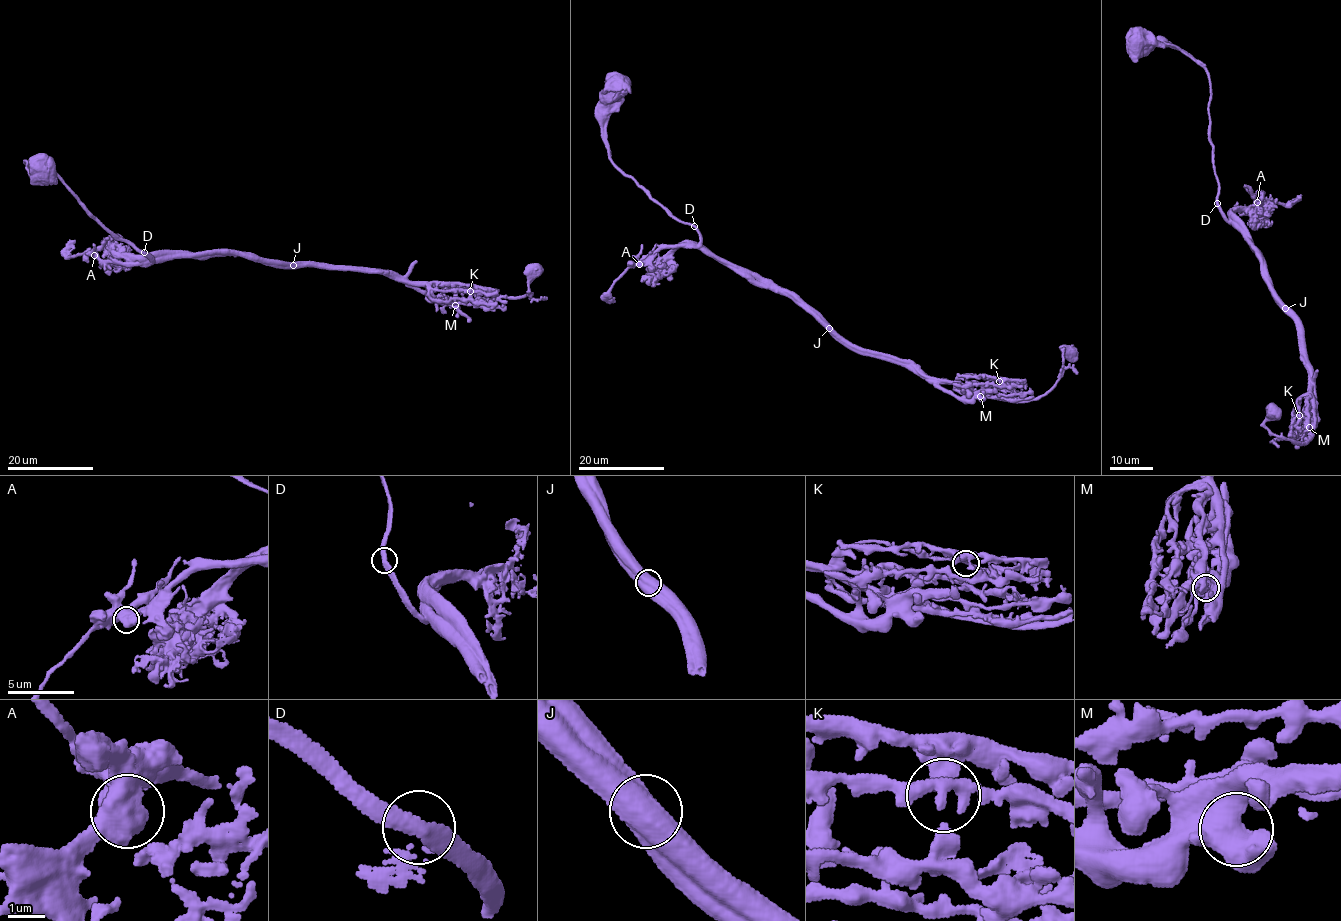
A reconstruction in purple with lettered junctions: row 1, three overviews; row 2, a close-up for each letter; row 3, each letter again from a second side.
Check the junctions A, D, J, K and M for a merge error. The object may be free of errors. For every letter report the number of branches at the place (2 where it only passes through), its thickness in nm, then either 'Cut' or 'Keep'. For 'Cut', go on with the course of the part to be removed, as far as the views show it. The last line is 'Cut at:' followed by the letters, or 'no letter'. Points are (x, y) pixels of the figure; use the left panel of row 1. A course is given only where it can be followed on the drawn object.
A: Branches: 2. Thickness 750 nm. Keep
D: Branches: 2. Thickness 360 nm. Keep
J: Branches: 2. Thickness 750 nm. Cut. Course of the part to remove: (292, 265), (306, 262), (372, 270), (407, 281), (518, 297), (530, 295), (528, 278), (537, 263)
K: Branches: 3. Thickness 300 nm. Keep
M: Branches: 2. Thickness 700 nm. Keep
Cut at: J

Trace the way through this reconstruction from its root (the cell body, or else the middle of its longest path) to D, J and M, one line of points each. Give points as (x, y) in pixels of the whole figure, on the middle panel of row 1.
D: (612, 80), (618, 101), (607, 119), (605, 144), (613, 164), (674, 217), (695, 226)
J: (612, 80), (618, 101), (605, 144), (613, 164), (694, 226), (704, 248), (794, 292), (829, 328)
M: (612, 80), (613, 164), (694, 226), (704, 248), (794, 292), (852, 344), (980, 396)

